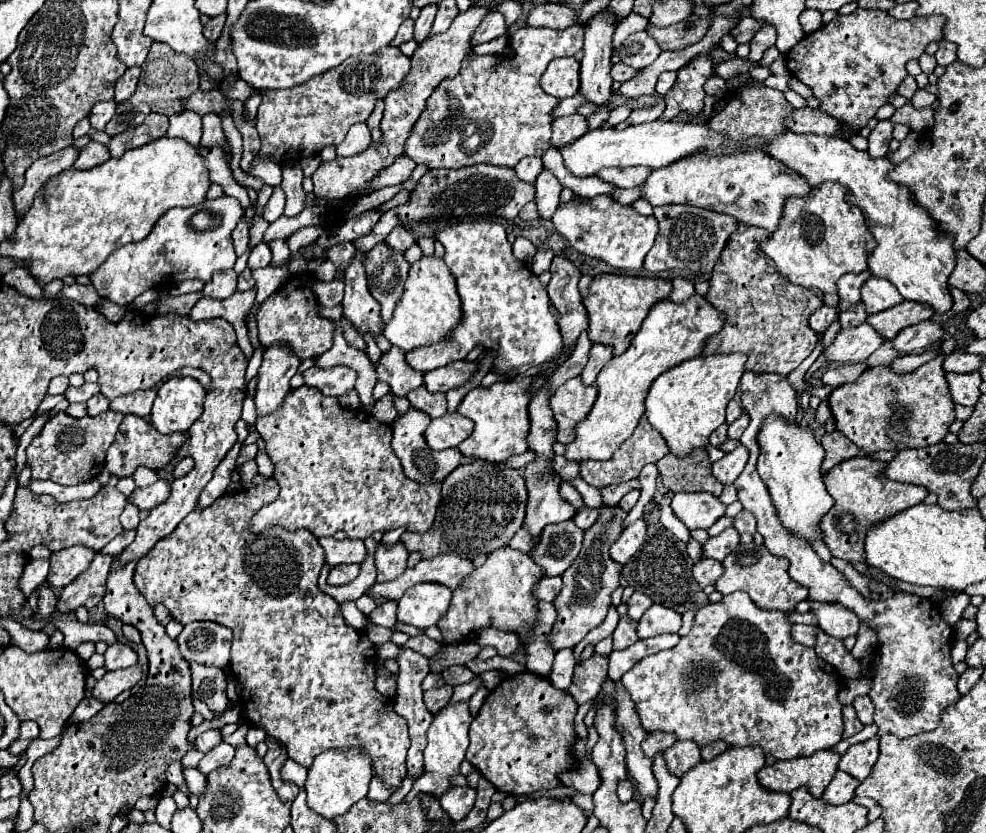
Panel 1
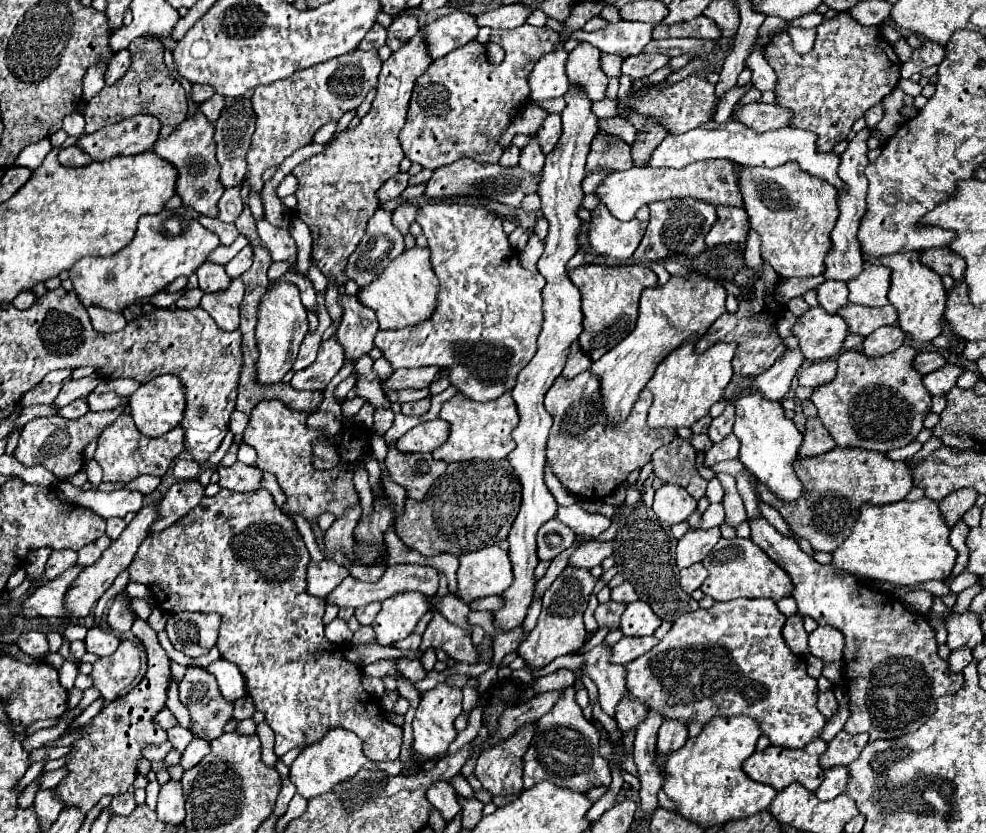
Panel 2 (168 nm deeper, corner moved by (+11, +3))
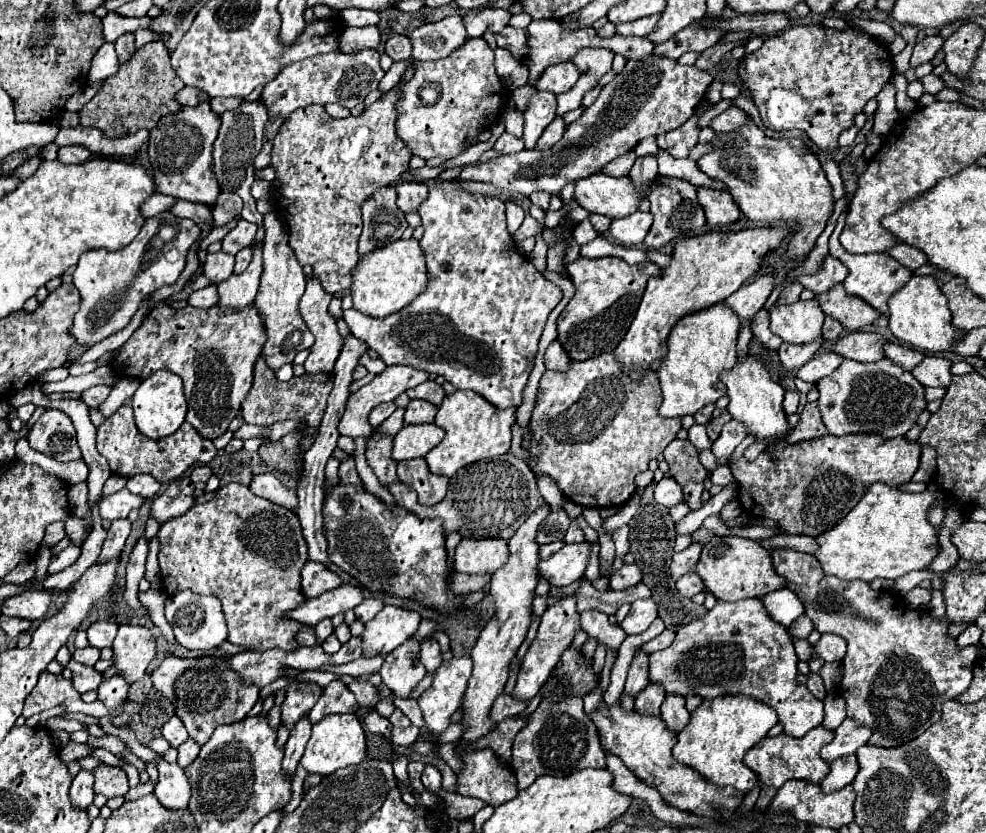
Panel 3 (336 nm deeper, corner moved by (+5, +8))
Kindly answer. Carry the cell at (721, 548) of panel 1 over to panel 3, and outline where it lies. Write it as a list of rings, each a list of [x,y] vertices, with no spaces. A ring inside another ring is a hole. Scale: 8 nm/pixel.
[[[693,542],[685,550],[673,554],[673,562],[671,562],[671,568],[669,570],[671,570],[671,576],[675,580],[681,578],[683,574],[695,570],[695,566],[699,562],[699,556],[701,556],[701,548],[703,548],[701,542]]]

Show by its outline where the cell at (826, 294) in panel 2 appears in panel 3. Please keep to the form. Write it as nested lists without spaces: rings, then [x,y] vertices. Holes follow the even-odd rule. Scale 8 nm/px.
[[[827,256],[821,272],[817,272],[813,276],[799,276],[799,282],[807,290],[813,290],[815,294],[825,294],[833,286],[843,284],[845,278],[847,278],[847,274],[849,274],[849,270],[841,264],[841,260],[837,260],[833,256]]]

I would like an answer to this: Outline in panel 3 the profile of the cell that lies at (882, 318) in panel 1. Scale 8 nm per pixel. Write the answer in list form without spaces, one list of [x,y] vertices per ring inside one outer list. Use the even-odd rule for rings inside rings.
[[[835,286],[835,290],[829,290],[823,296],[815,296],[823,308],[823,312],[843,324],[845,330],[861,330],[869,324],[873,324],[881,314],[871,308],[861,298],[855,298],[851,294],[845,294],[843,286]]]

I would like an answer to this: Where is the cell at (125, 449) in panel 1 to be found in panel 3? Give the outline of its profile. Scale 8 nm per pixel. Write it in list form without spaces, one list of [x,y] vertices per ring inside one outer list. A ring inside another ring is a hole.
[[[129,404],[121,406],[115,416],[107,418],[99,428],[97,428],[97,450],[101,456],[107,458],[109,468],[117,476],[135,476],[135,474],[151,474],[159,482],[171,482],[177,476],[181,476],[189,466],[197,464],[207,464],[209,460],[215,458],[217,450],[211,440],[199,438],[191,424],[183,422],[177,432],[165,438],[147,438],[137,430],[137,424],[133,420],[133,408]]]

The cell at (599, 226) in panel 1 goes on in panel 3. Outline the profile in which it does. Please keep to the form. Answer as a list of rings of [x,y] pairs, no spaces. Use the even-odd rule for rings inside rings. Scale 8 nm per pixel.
[[[635,212],[625,218],[613,218],[609,226],[611,238],[621,246],[635,246],[641,244],[649,232],[653,216],[649,212]]]

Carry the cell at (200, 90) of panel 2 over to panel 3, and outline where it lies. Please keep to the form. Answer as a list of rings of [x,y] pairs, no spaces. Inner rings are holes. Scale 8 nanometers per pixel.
[[[185,86],[175,98],[179,98],[179,102],[183,106],[197,106],[199,102],[207,102],[209,96],[203,94],[203,90],[197,90],[197,88],[191,88],[191,86]]]

